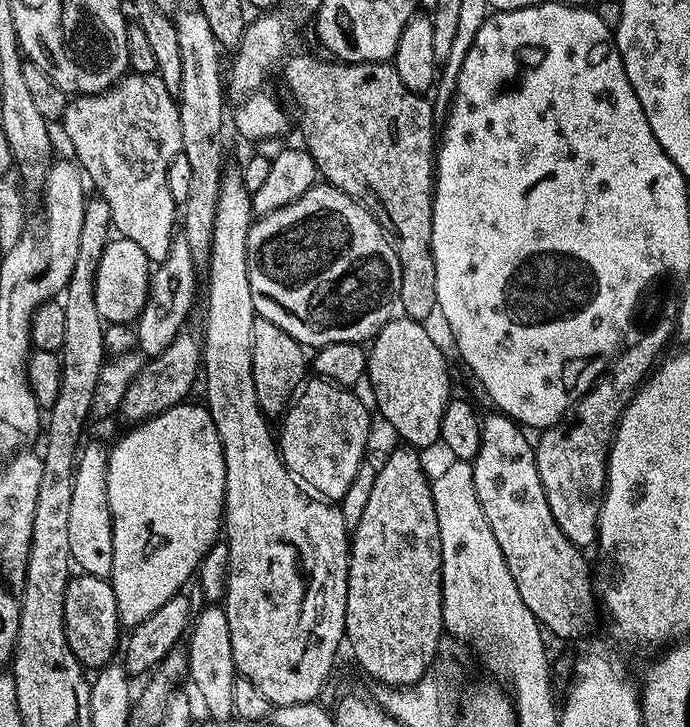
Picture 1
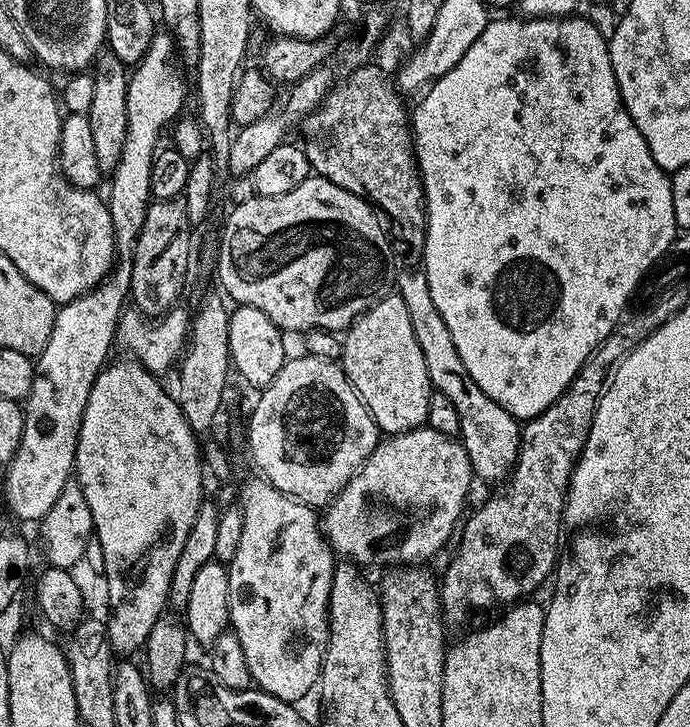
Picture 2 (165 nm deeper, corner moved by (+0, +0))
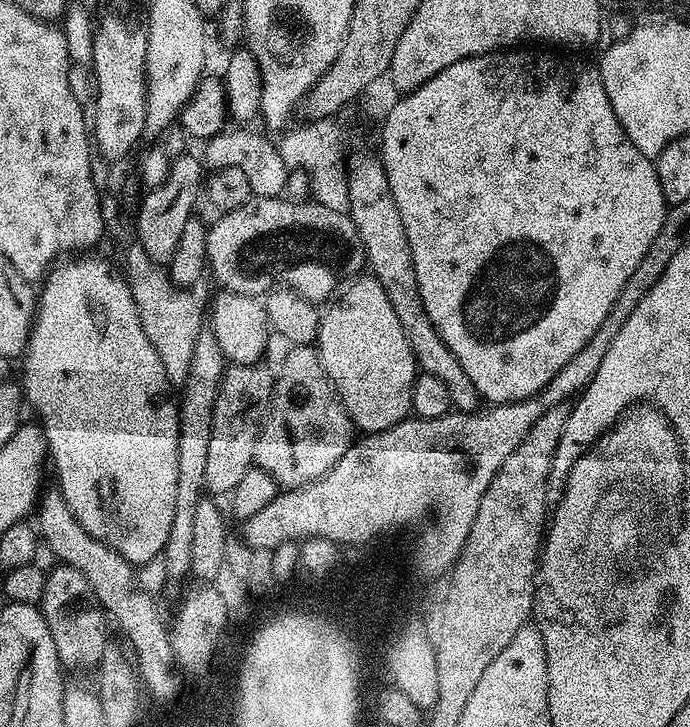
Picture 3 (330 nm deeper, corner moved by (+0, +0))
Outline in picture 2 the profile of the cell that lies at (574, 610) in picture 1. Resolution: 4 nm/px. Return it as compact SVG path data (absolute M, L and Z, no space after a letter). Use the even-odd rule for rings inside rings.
M423 271L404 272L401 276L399 273L398 295L406 302L406 314L410 314L410 326L414 326L414 338L418 338L422 358L426 358L426 374L433 389L446 394L454 410L458 410L459 439L470 458L473 477L477 481L485 480L488 484L494 483L495 480L507 481L518 458L521 421L506 410L502 410L502 406L491 400L478 386L478 382L470 378L470 370L466 370L462 358L458 358L458 346L454 346L454 338L450 338L450 330L446 330L446 322L442 322L442 314L438 314L434 298L430 298L430 286Z

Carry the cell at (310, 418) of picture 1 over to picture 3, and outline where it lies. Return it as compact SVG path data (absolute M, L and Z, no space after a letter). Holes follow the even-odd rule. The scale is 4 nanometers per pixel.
M293 345L276 368L275 386L269 409L255 444L255 465L269 473L279 487L286 490L308 487L325 476L341 460L342 454L354 442L354 425L340 404L335 389L329 383L320 364L320 357L311 345Z

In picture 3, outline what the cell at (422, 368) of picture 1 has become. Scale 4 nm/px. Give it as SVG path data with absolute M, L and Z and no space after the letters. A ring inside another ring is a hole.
M360 274L328 306L328 309L323 309L320 318L320 329L314 341L314 349L320 357L320 364L329 383L335 389L340 404L348 412L353 425L361 433L367 434L381 432L409 419L412 412L412 387L418 369L414 354L410 350L410 342L402 330L402 322L398 322L398 314L394 314L394 306L390 306L390 298L386 298L386 290L382 290L375 276Z

